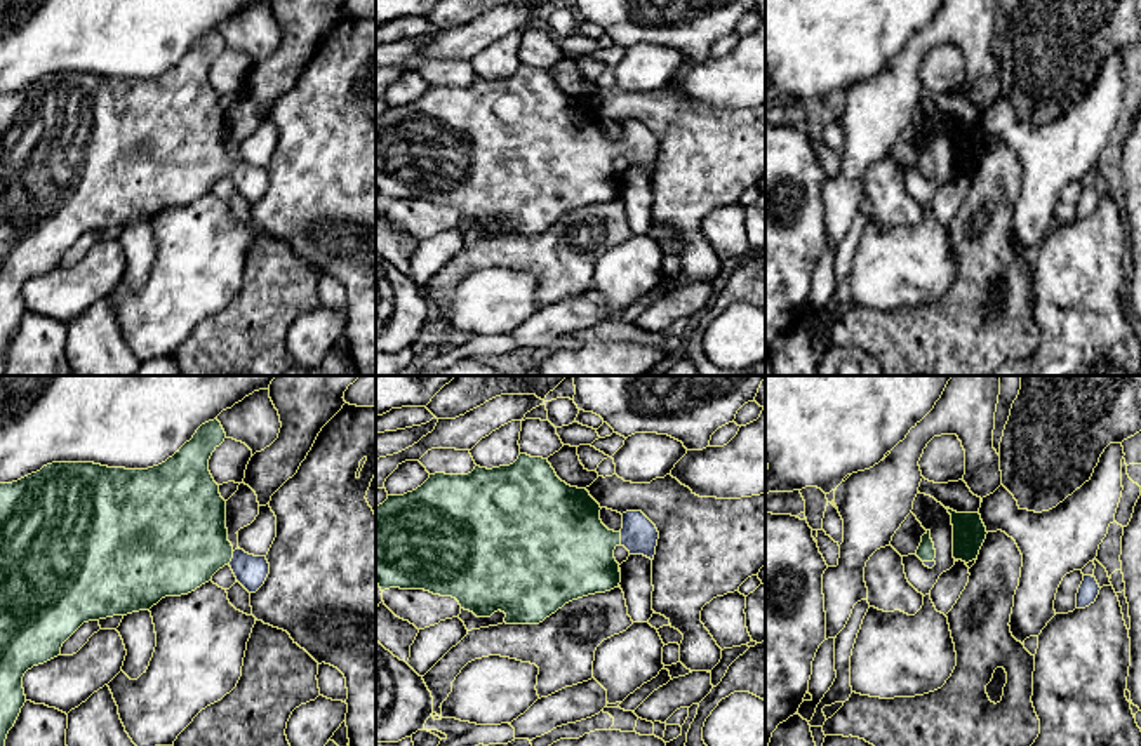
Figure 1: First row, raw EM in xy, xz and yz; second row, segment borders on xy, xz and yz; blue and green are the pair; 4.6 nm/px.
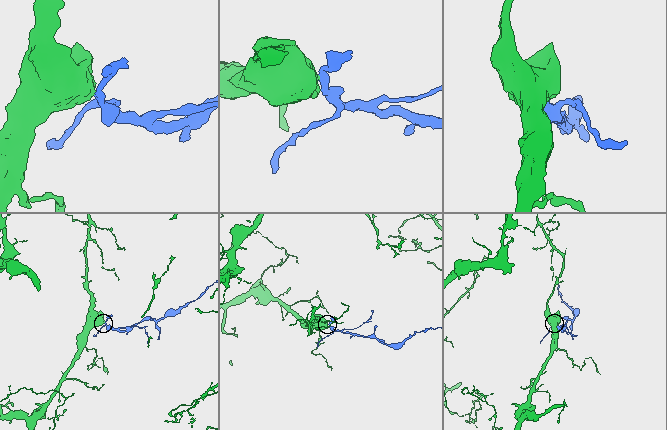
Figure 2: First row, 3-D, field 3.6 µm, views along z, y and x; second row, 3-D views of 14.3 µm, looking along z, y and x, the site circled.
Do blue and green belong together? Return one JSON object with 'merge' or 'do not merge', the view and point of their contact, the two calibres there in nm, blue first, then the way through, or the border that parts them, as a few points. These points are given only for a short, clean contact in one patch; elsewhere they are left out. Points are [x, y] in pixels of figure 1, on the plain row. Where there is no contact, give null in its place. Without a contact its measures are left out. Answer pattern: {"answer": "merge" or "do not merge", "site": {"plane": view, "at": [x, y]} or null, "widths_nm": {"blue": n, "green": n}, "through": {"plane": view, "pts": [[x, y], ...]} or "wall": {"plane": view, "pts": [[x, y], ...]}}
{"answer": "merge", "site": {"plane": "xy", "at": [232, 169]}, "widths_nm": {"blue": 150, "green": 440}, "through": {"plane": "xy", "pts": [[251, 181], [232, 169], [181, 150]]}}

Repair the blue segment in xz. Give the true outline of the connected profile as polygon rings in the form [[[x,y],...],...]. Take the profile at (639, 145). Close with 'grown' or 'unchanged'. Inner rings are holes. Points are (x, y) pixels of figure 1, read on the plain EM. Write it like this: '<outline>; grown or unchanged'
[[[520,64],[510,77],[492,80],[475,77],[468,85],[435,83],[416,101],[404,106],[388,106],[383,115],[376,117],[376,193],[381,202],[390,198],[424,200],[433,205],[452,207],[459,212],[461,219],[473,223],[477,228],[490,228],[494,223],[501,221],[506,224],[506,235],[539,235],[572,210],[619,198],[621,183],[614,169],[614,160],[619,155],[624,157],[630,165],[644,165],[654,170],[659,143],[642,122],[623,123],[623,139],[614,143],[602,134],[600,120],[600,115],[586,99],[570,97],[562,92],[548,70],[530,68],[527,64]]]; grown

